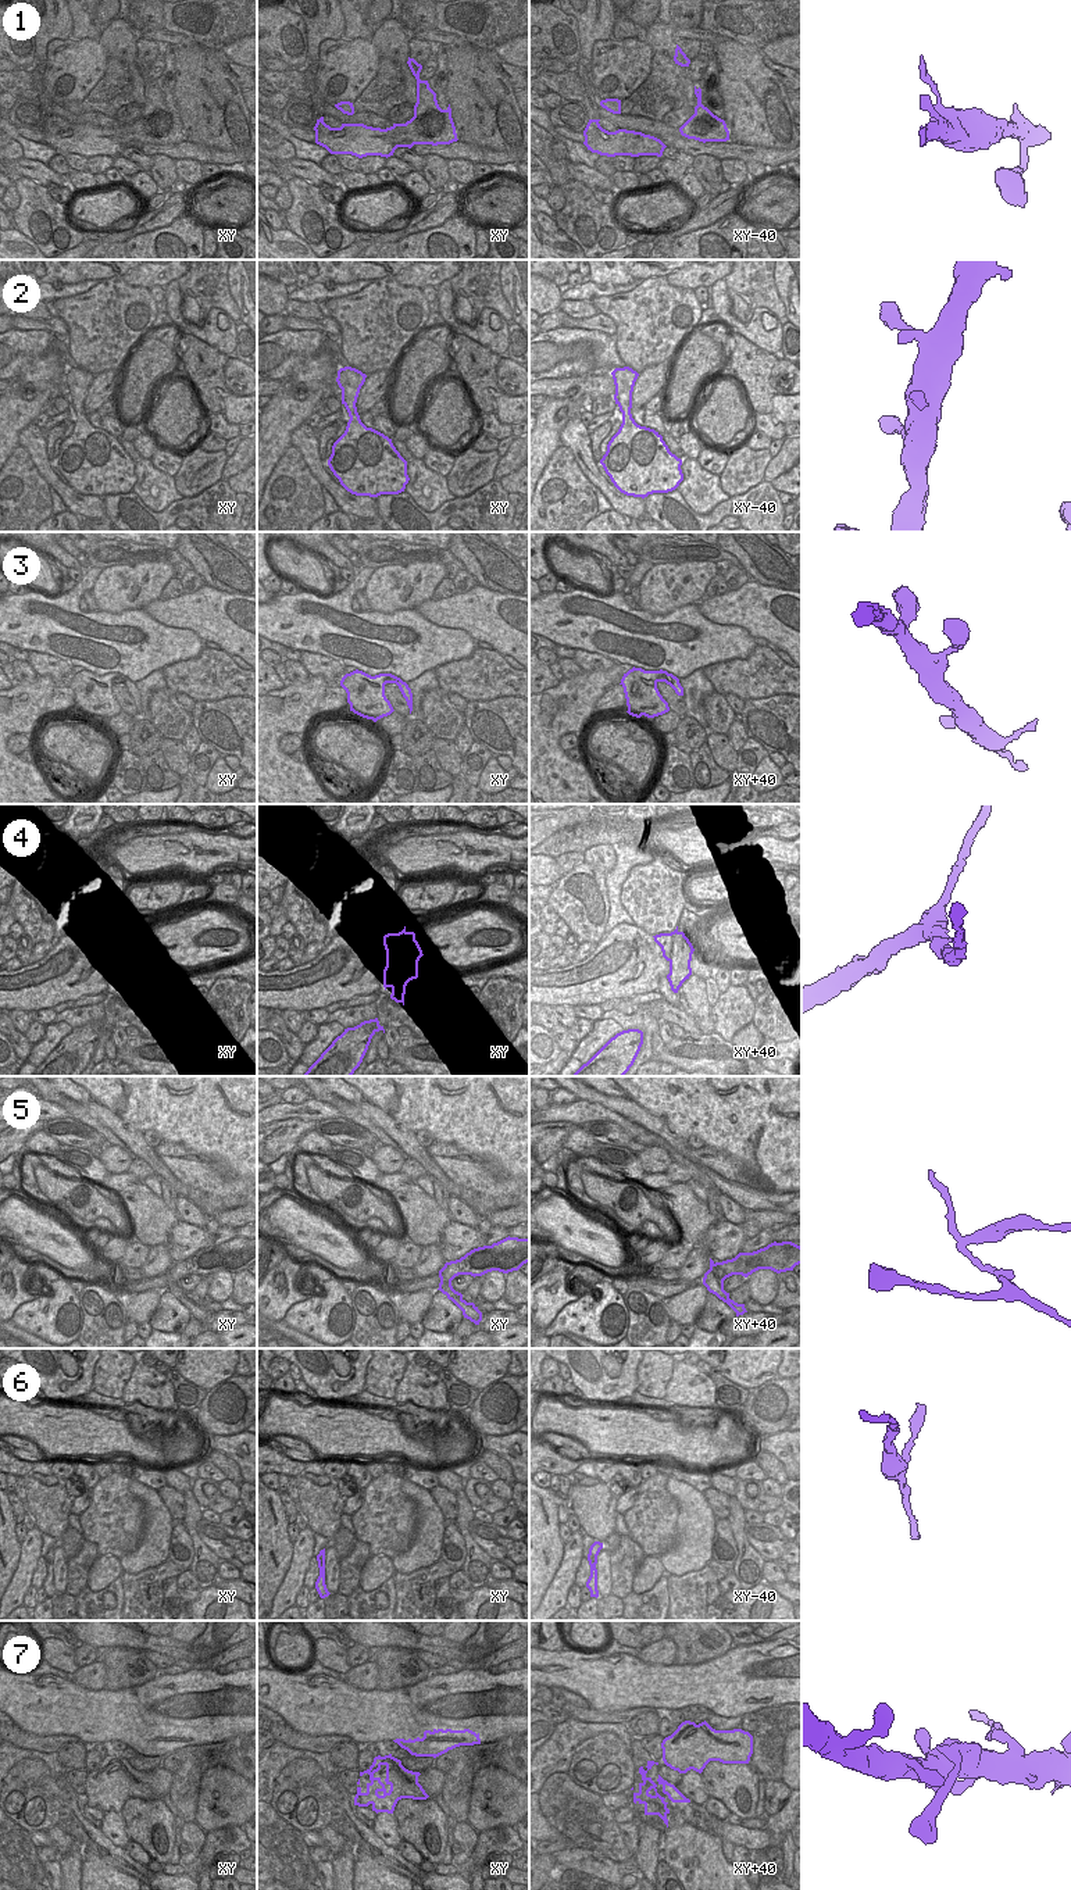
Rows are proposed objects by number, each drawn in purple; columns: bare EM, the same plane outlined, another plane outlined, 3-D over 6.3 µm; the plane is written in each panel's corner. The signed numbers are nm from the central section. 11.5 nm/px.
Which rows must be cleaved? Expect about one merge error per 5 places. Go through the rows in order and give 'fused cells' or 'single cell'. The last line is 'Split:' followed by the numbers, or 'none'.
1: single cell
2: single cell
3: single cell
4: single cell
5: fused cells
6: single cell
7: single cell
Split: 5

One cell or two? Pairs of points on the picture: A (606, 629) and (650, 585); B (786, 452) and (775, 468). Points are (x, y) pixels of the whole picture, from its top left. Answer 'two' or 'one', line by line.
A: two
B: one

